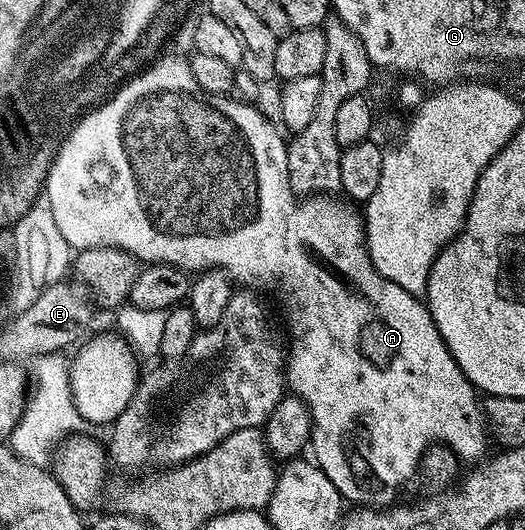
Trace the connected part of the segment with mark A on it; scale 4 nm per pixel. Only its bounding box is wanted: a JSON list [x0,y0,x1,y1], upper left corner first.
[45,57,489,508]

